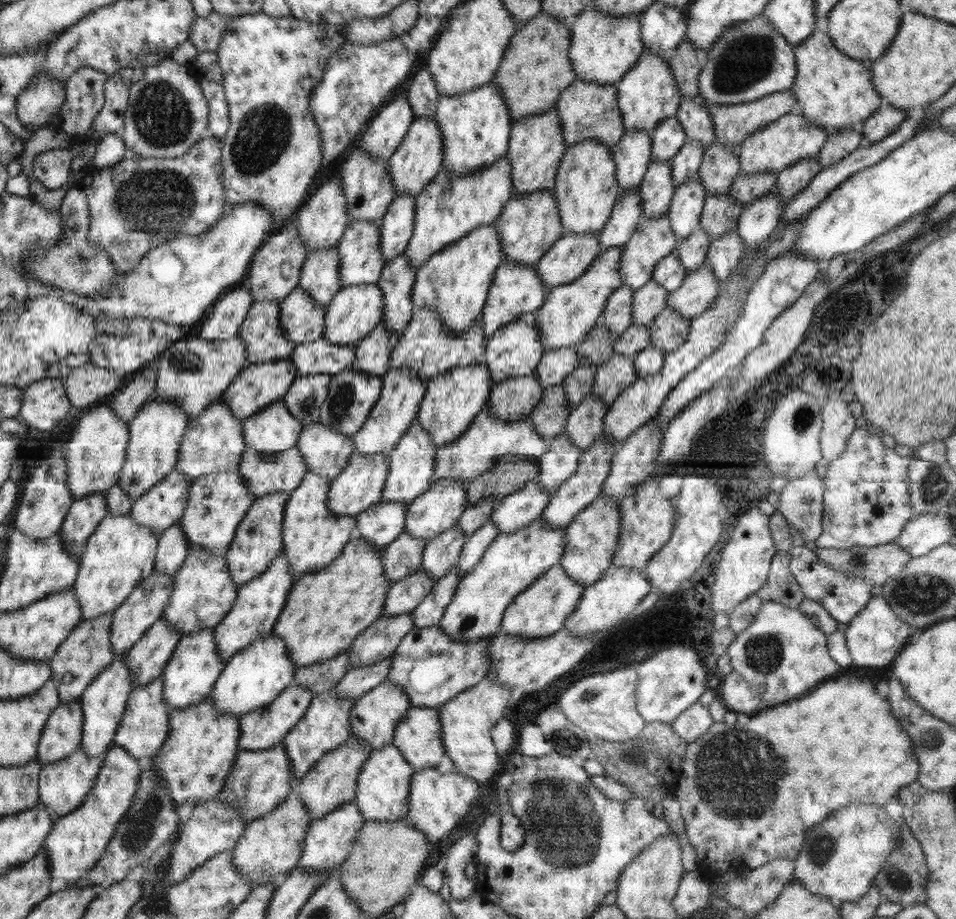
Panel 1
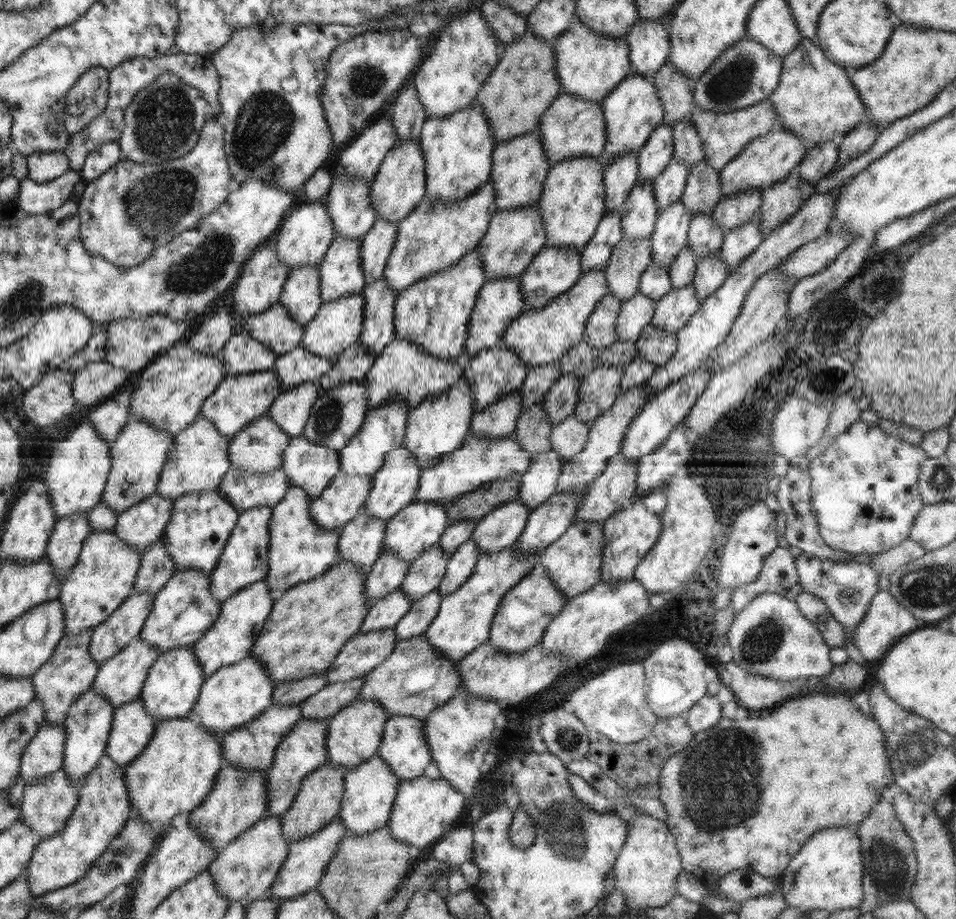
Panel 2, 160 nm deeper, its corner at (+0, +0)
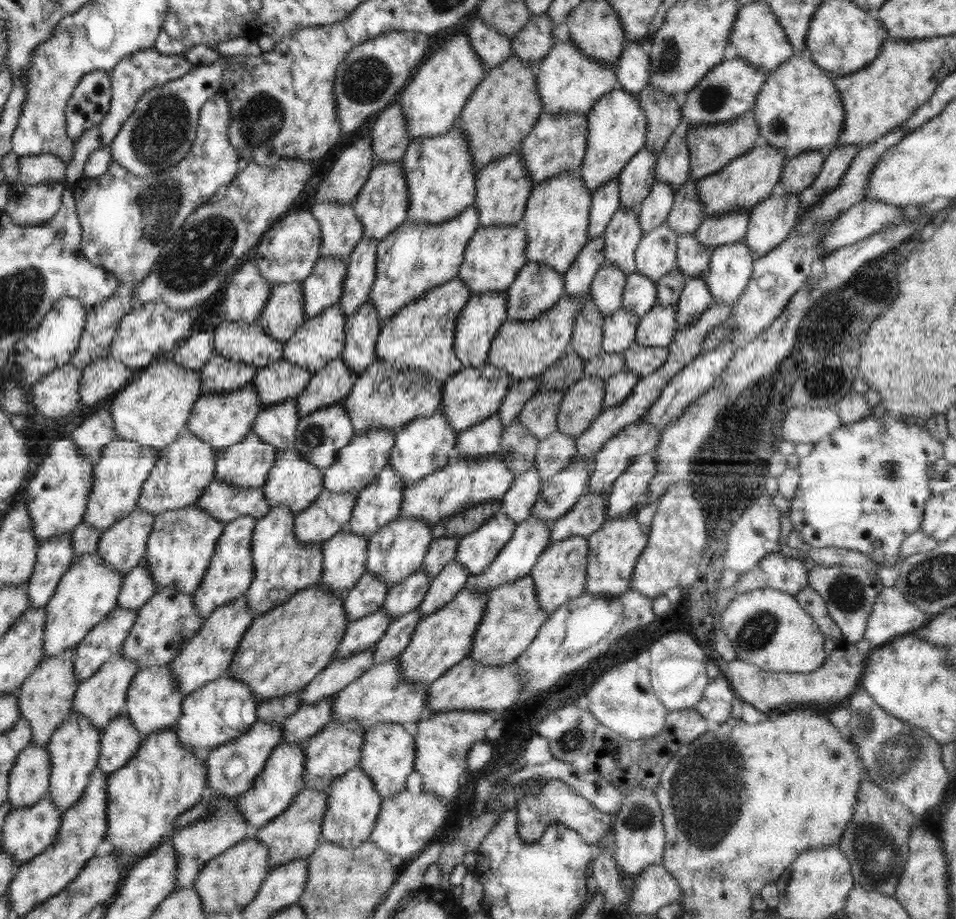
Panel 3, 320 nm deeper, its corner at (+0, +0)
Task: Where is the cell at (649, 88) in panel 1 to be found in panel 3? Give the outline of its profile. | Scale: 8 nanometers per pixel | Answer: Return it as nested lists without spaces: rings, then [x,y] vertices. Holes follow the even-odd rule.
[[[625,88],[612,89],[593,102],[592,108],[587,112],[587,145],[586,156],[578,173],[583,183],[593,193],[596,189],[604,186],[609,180],[616,178],[624,165],[645,147],[647,122],[644,111],[640,108],[636,94],[630,94]]]

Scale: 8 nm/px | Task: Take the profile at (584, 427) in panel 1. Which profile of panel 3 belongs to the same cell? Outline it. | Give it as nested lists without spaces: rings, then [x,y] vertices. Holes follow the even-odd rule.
[[[558,430],[541,440],[535,454],[535,468],[542,483],[564,470],[576,453],[575,437]]]

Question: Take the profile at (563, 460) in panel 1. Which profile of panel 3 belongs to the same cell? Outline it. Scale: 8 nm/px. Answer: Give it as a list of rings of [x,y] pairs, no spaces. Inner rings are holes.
[[[535,466],[515,479],[510,490],[504,494],[500,511],[518,524],[531,516],[532,506],[538,500],[544,483]]]

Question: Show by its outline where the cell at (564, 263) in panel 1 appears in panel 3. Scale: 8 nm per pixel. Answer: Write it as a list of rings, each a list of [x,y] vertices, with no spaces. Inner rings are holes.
[[[527,262],[505,289],[507,318],[510,320],[532,320],[564,296],[563,274],[545,264]]]

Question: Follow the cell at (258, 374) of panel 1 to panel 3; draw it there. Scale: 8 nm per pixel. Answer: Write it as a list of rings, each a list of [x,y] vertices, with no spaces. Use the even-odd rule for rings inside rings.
[[[250,383],[230,393],[204,393],[196,402],[193,402],[192,414],[186,428],[202,442],[222,450],[244,440],[244,436],[251,431],[254,420],[262,408],[260,395],[256,387]]]

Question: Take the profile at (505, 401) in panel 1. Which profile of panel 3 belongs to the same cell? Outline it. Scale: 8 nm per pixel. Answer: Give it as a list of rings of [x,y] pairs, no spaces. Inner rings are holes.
[[[496,412],[474,427],[457,434],[454,455],[468,460],[479,460],[485,454],[493,454],[500,450],[502,434],[504,425]]]

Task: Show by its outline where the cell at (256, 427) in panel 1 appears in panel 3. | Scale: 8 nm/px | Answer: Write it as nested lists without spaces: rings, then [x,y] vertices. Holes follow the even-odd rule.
[[[248,432],[242,442],[220,450],[213,478],[236,489],[260,489],[276,460],[278,449]]]

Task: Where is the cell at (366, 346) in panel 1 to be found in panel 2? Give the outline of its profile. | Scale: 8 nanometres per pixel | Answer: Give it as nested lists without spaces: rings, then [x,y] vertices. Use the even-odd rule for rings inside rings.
[[[361,340],[348,346],[336,359],[336,364],[328,374],[318,379],[320,382],[320,396],[342,383],[360,383],[366,378],[368,370],[376,360],[374,352],[368,351]]]

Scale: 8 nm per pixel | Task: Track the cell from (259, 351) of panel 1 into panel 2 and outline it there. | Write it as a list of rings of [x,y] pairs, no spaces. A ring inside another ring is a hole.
[[[243,322],[236,325],[220,356],[227,377],[273,369],[276,360],[280,358],[280,355],[274,355],[261,342],[249,336],[249,332],[243,328]]]

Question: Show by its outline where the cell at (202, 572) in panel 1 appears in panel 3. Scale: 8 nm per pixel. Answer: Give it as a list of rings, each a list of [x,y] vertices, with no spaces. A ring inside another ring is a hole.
[[[167,586],[167,588],[157,591],[148,599],[148,602],[144,603],[144,606],[137,610],[134,627],[121,646],[120,655],[128,660],[135,660],[139,670],[169,664],[179,653],[184,642],[178,633],[182,619],[184,619],[184,627],[188,630],[189,637],[192,637],[204,625],[206,616],[201,616],[195,609],[193,594],[184,594],[175,586]]]

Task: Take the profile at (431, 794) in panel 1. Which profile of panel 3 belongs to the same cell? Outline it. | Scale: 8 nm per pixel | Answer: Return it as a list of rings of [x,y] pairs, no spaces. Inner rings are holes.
[[[407,790],[383,798],[376,826],[368,840],[376,844],[380,850],[384,850],[384,853],[388,853],[390,857],[414,856],[418,852],[423,852],[434,838],[436,831],[444,826],[452,809],[452,803],[436,794],[422,792],[414,795]]]

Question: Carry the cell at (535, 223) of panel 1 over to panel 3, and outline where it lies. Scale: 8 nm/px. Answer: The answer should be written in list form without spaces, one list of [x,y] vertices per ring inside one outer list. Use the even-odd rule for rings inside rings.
[[[524,224],[514,226],[479,226],[468,240],[457,278],[474,294],[486,294],[493,290],[507,289],[518,271],[528,262],[525,253]]]

